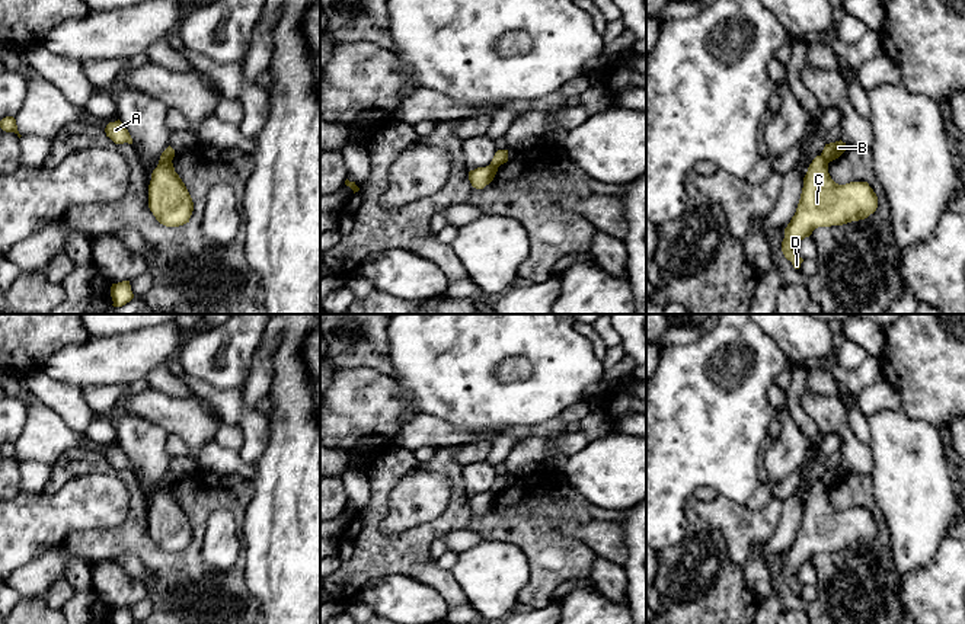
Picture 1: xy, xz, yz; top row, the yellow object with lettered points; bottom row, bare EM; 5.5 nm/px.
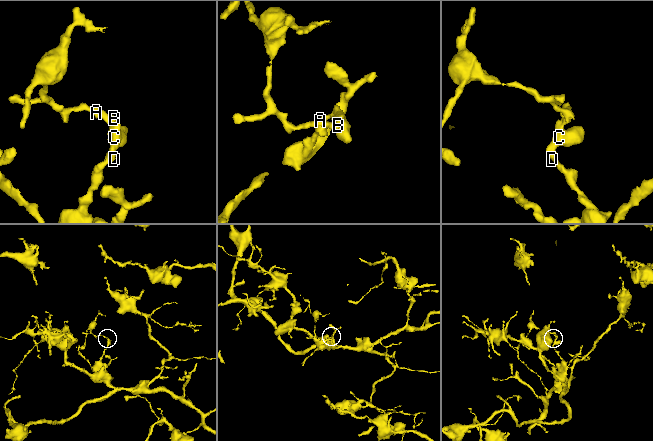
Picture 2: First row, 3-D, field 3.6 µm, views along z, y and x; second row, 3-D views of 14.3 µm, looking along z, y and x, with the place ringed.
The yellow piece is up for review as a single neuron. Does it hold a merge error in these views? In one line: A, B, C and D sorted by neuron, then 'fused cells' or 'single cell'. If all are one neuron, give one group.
groups A B / C D; fused cells

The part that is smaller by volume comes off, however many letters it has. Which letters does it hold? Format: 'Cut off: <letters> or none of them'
Cut off: A, B

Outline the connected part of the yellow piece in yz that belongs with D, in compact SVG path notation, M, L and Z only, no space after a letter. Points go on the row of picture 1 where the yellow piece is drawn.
M817 156L803 177L796 212L785 228L782 252L799 269L803 259L796 255L798 246L815 228L865 220L876 208L878 196L867 182L835 183L828 173L828 163Z

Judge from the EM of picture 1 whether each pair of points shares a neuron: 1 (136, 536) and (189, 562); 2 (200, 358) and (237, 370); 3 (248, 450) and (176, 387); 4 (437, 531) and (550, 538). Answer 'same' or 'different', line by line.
1: same
2: same
3: different
4: same

